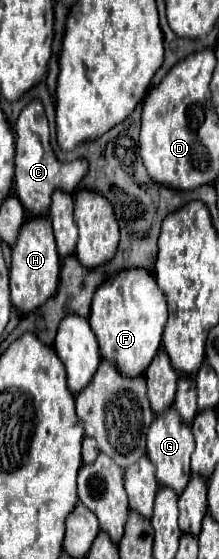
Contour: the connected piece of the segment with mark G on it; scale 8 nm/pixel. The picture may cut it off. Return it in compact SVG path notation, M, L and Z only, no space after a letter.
M170 407L166 413L158 415L148 431L148 457L156 465L156 481L160 487L170 487L178 495L186 489L190 481L190 455L194 449L194 437L190 425L182 423L176 409Z

